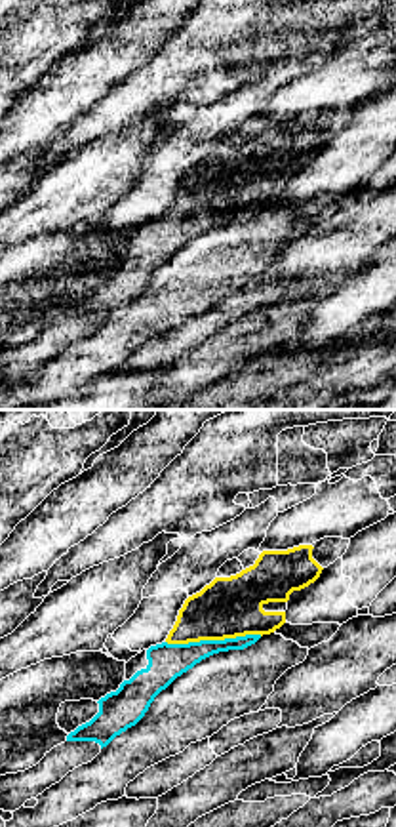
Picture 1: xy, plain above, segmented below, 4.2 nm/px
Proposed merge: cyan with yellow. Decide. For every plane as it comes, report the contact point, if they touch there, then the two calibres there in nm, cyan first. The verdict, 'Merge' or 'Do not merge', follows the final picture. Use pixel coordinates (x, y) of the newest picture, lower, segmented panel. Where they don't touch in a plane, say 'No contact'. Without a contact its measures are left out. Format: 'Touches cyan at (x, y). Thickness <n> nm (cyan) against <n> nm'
Touches cyan at (214, 641). Thickness 160 nm (cyan) against 260 nm

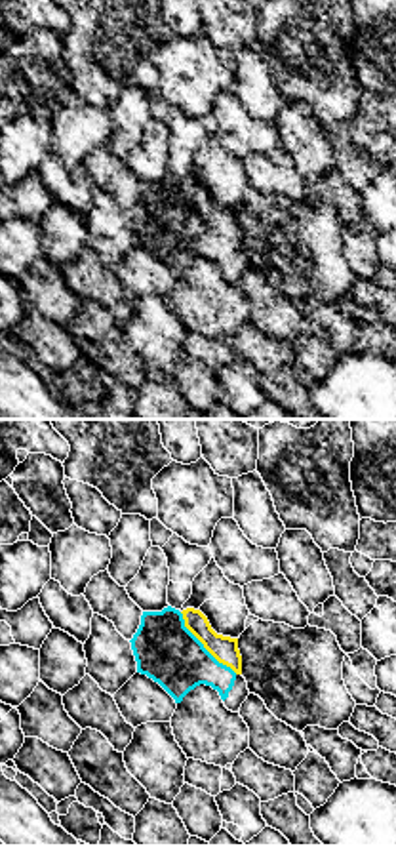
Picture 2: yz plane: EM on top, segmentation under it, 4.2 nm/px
Touches cyan at (202, 646). Thickness 260 nm (cyan) against 110 nm

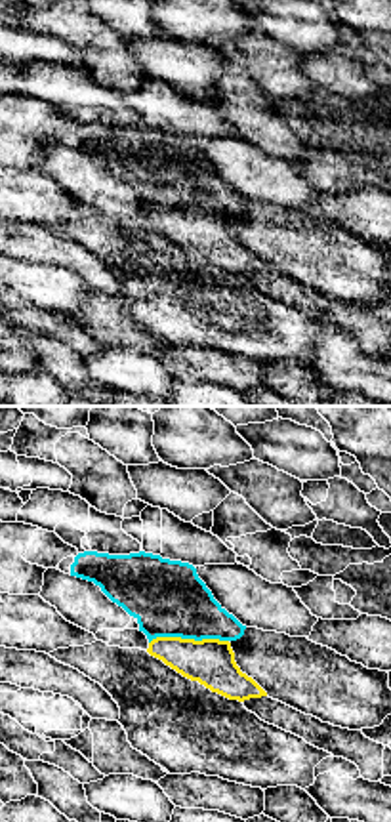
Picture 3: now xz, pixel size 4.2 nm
Touches cyan at (187, 637). Thickness 320 nm (cyan) against 200 nm

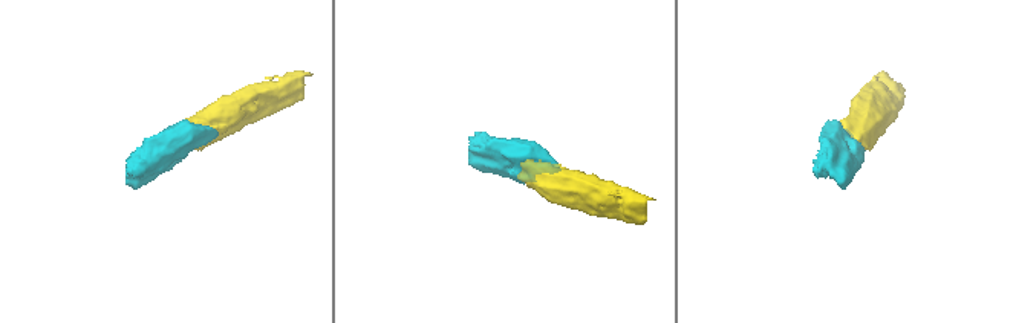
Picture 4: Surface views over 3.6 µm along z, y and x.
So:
Merge

